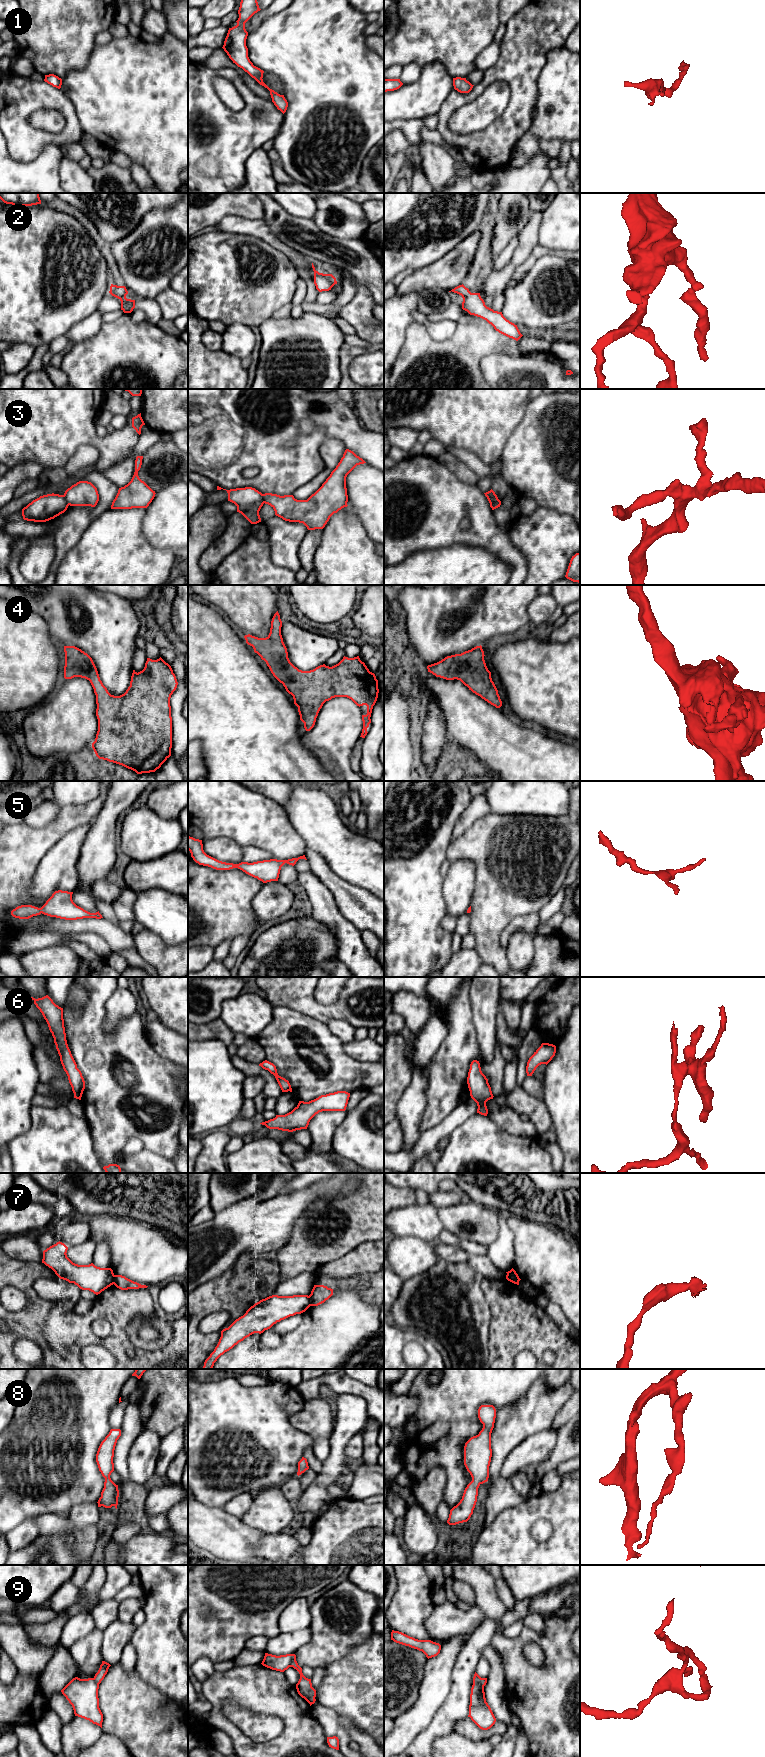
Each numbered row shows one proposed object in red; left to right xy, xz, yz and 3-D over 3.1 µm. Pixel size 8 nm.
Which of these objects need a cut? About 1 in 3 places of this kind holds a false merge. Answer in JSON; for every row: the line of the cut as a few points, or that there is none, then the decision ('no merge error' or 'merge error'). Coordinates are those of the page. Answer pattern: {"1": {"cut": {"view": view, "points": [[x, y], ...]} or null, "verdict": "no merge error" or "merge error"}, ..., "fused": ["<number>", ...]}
{"1": {"cut": null, "verdict": "no merge error"}, "2": {"cut": null, "verdict": "no merge error"}, "3": {"cut": {"view": "xy", "points": [[62, 495], [68, 505]]}, "verdict": "merge error"}, "4": {"cut": null, "verdict": "no merge error"}, "5": {"cut": null, "verdict": "no merge error"}, "6": {"cut": null, "verdict": "no merge error"}, "7": {"cut": {"view": "xz", "points": [[309, 1295], [310, 1305]]}, "verdict": "merge error"}, "8": {"cut": null, "verdict": "no merge error"}, "9": {"cut": {"view": "xz", "points": [[293, 1654], [290, 1666]]}, "verdict": "merge error"}, "fused": ["3", "7", "9"]}

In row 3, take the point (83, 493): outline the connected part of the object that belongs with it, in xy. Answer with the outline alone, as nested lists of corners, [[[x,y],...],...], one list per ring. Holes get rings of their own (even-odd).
[[[79,481],[72,485],[63,496],[70,506],[95,507],[99,501],[97,488],[88,481]]]

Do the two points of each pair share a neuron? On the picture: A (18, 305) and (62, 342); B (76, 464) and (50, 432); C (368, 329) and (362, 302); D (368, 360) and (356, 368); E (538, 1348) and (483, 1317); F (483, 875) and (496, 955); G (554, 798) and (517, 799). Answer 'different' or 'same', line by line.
A: different
B: different
C: same
D: same
E: different
F: same
G: same

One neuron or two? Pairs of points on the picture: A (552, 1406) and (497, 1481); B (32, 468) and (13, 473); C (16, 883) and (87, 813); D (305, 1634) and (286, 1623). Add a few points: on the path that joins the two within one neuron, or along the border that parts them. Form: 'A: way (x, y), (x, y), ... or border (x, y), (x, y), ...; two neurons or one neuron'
A: way (531, 1417), (501, 1447), (497, 1460); one neuron
B: way (27, 470), (18, 473); one neuron
C: way (23, 862), (66, 820); one neuron
D: border (309, 1627), (294, 1632), (281, 1633); two neurons

